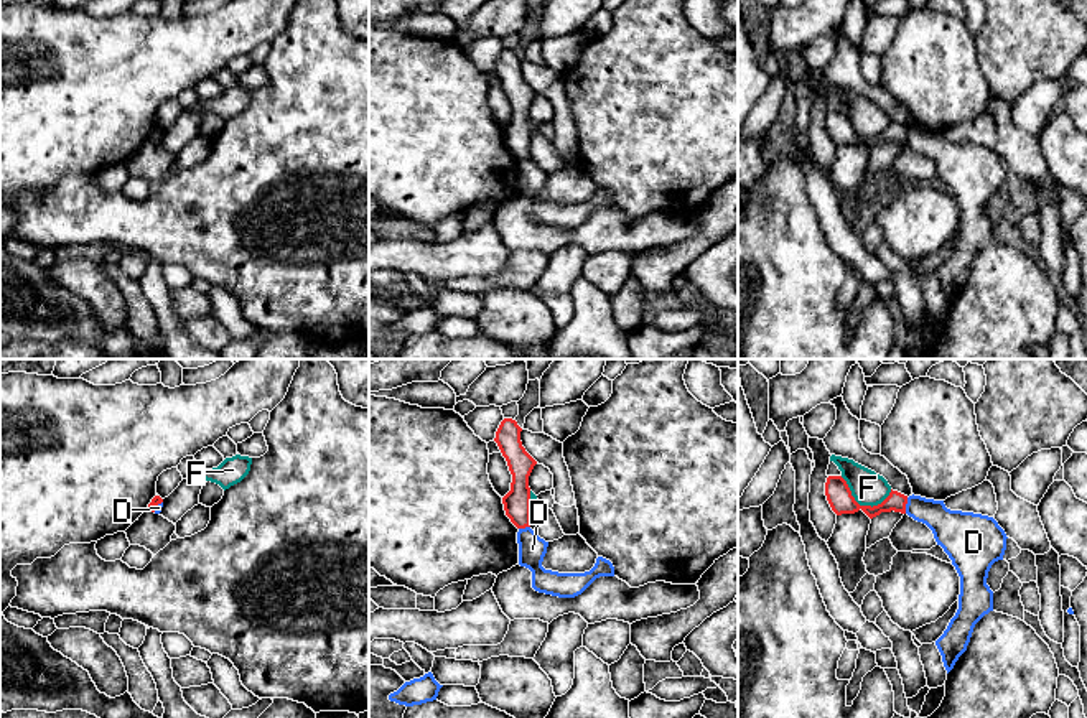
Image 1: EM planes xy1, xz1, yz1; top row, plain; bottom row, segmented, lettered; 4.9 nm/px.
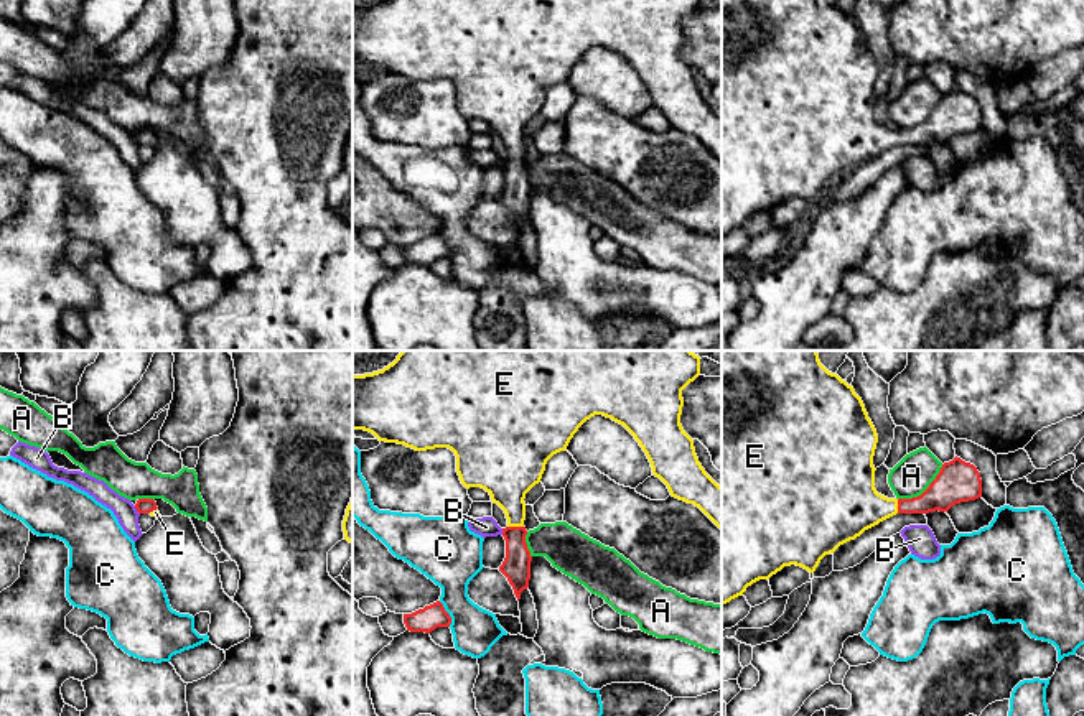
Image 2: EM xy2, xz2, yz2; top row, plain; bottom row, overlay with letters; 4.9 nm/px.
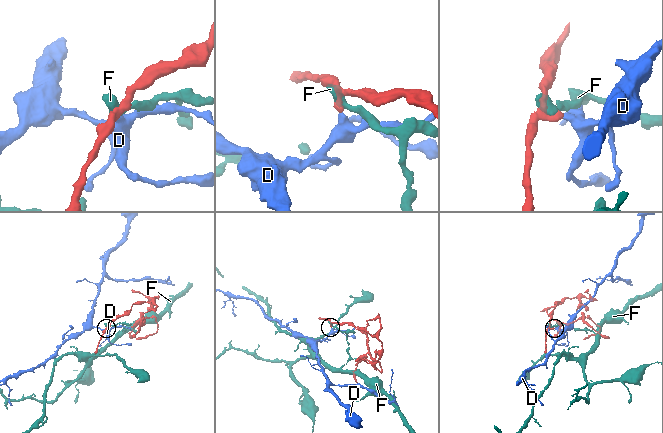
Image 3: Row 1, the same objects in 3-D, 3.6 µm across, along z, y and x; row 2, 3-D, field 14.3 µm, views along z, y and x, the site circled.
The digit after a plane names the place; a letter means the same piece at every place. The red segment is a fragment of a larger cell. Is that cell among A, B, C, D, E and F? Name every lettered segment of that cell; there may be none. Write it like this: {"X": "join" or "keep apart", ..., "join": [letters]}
{"A": "keep apart", "B": "keep apart", "C": "keep apart", "D": "keep apart", "E": "join", "F": "keep apart", "join": ["E"]}

